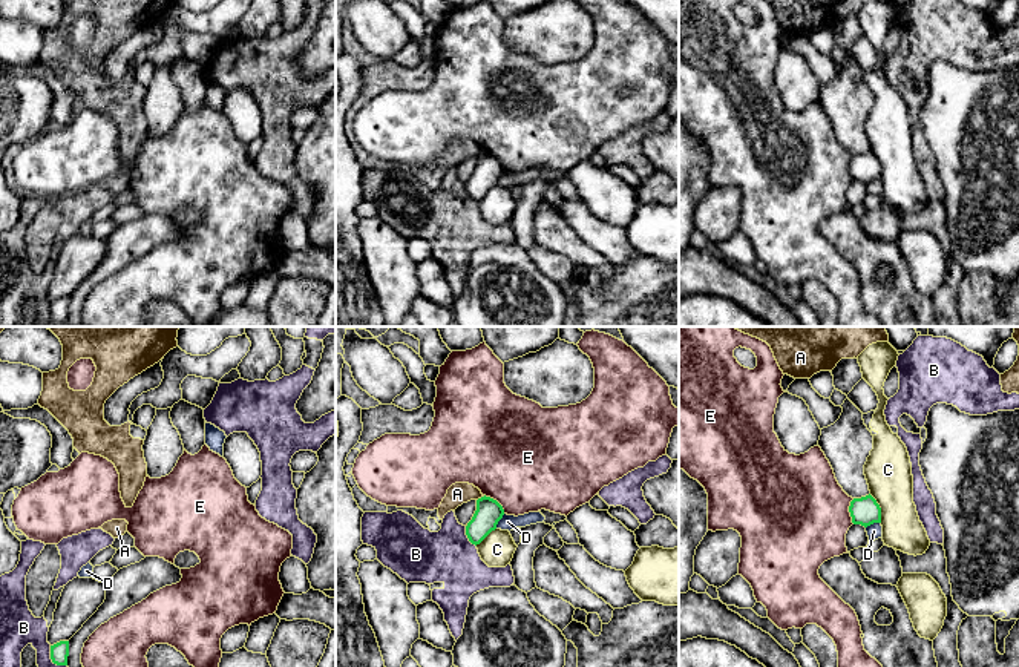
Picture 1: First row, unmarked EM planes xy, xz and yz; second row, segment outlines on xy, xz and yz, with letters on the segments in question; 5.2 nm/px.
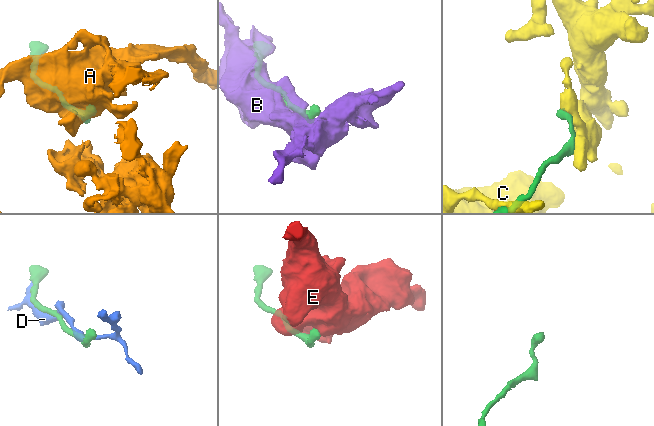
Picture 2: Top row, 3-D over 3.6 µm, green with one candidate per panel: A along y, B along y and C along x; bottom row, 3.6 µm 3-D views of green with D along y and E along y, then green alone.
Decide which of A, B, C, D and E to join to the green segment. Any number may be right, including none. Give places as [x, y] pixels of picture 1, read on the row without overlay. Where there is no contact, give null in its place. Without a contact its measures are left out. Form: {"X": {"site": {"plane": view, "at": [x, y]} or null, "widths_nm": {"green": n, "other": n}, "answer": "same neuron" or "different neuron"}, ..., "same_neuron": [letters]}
{"A": {"site": {"plane": "xz", "at": [478, 155]}, "widths_nm": {"green": 140, "other": 110}, "answer": "different neuron"}, "B": {"site": {"plane": "xz", "at": [468, 193]}, "widths_nm": {"green": 140, "other": 280}, "answer": "different neuron"}, "C": {"site": {"plane": "yz", "at": [880, 164]}, "widths_nm": {"green": 150, "other": 240}, "answer": "different neuron"}, "D": {"site": {"plane": "xz", "at": [498, 177]}, "widths_nm": {"green": 140, "other": 80}, "answer": "different neuron"}, "E": {"site": {"plane": "yz", "at": [849, 167]}, "widths_nm": {"green": 150, "other": 500}, "answer": "different neuron"}, "same_neuron": []}

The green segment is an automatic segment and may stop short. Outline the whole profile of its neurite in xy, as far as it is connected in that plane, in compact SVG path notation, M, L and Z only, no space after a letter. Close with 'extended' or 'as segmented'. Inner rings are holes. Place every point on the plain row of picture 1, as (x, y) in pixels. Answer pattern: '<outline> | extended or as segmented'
M60 297L51 302L51 316L57 322L67 322L69 297Z | as segmented

